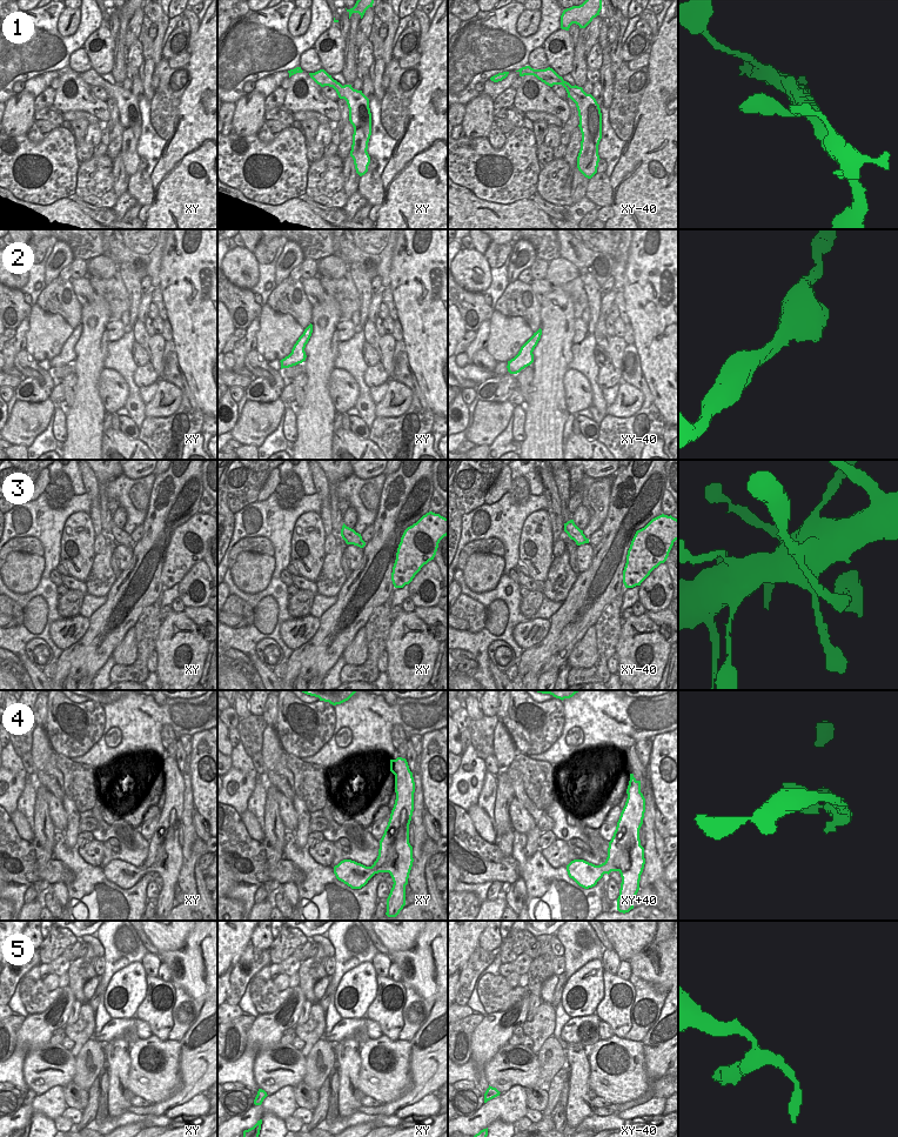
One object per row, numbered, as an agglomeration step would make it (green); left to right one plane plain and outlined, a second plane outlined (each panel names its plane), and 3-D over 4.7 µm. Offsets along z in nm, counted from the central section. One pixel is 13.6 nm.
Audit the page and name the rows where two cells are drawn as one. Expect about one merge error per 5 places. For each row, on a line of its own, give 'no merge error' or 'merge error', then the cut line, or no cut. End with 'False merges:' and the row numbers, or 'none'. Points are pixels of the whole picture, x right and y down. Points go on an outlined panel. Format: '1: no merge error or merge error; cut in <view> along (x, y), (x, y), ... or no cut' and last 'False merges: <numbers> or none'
1: no merge error; no cut
2: no merge error; no cut
3: no merge error; no cut
4: no merge error; no cut
5: no merge error; no cut
False merges: none

